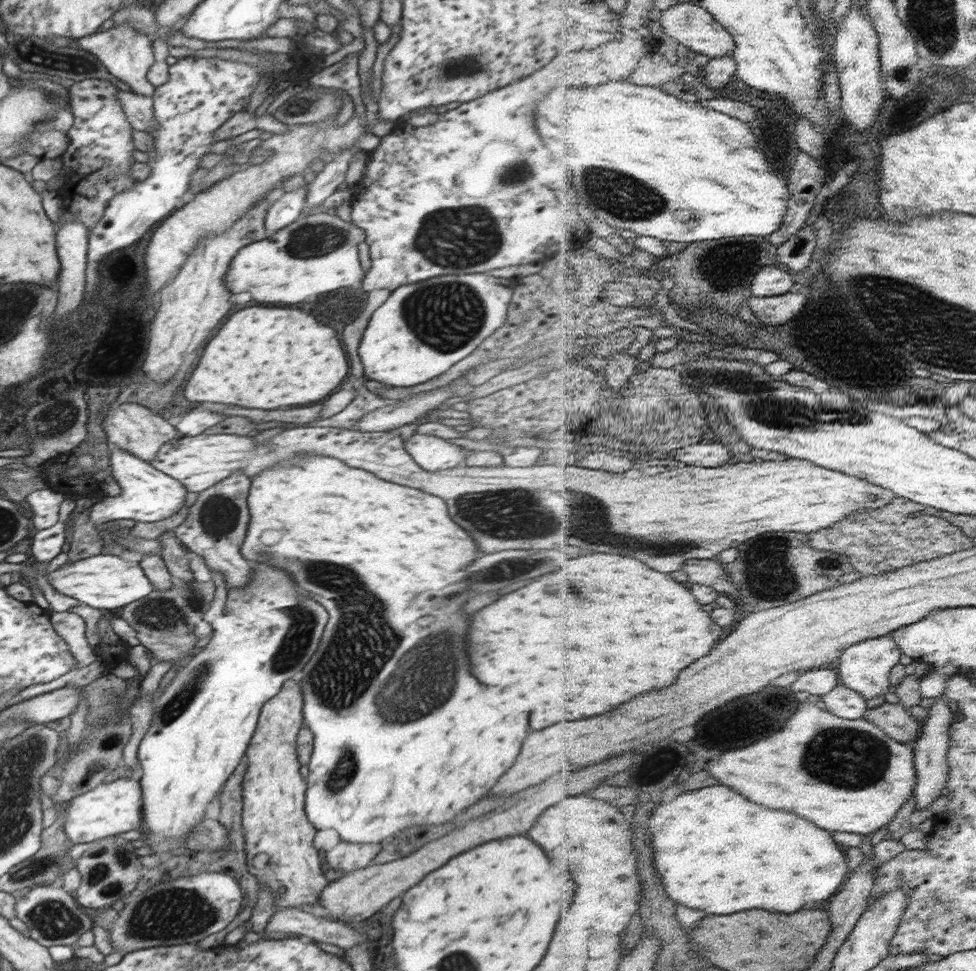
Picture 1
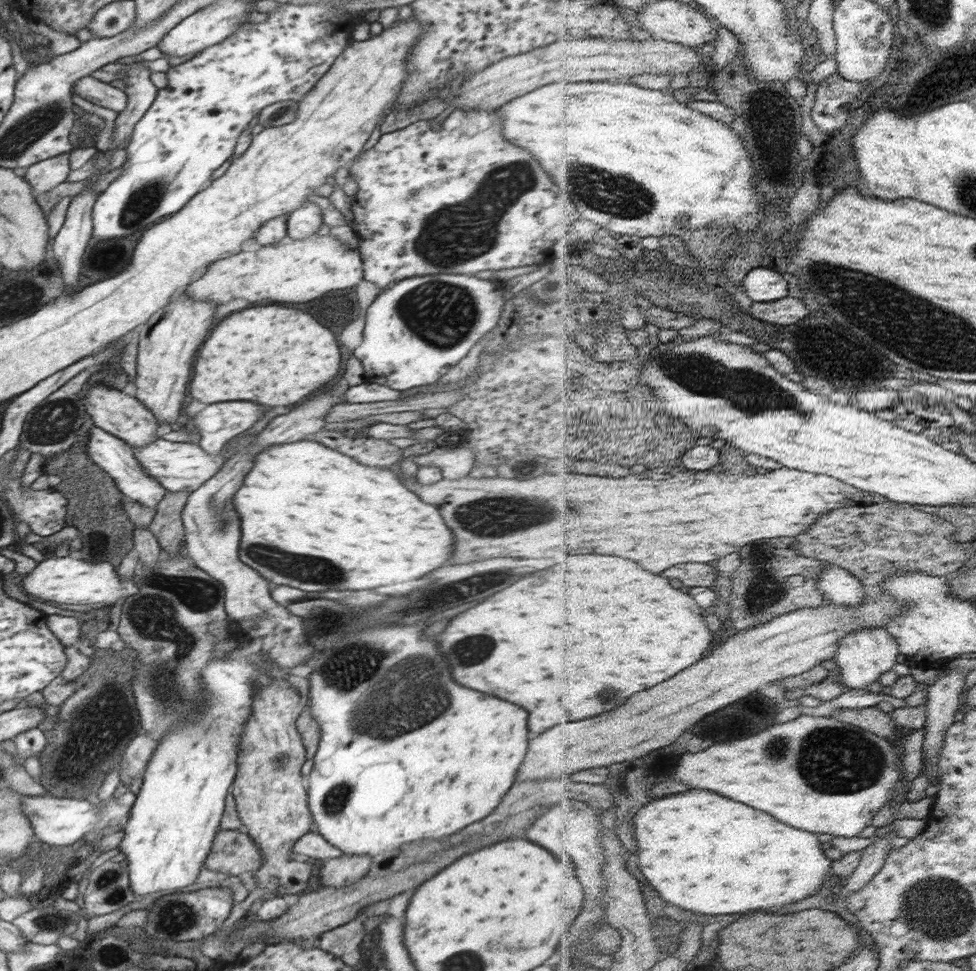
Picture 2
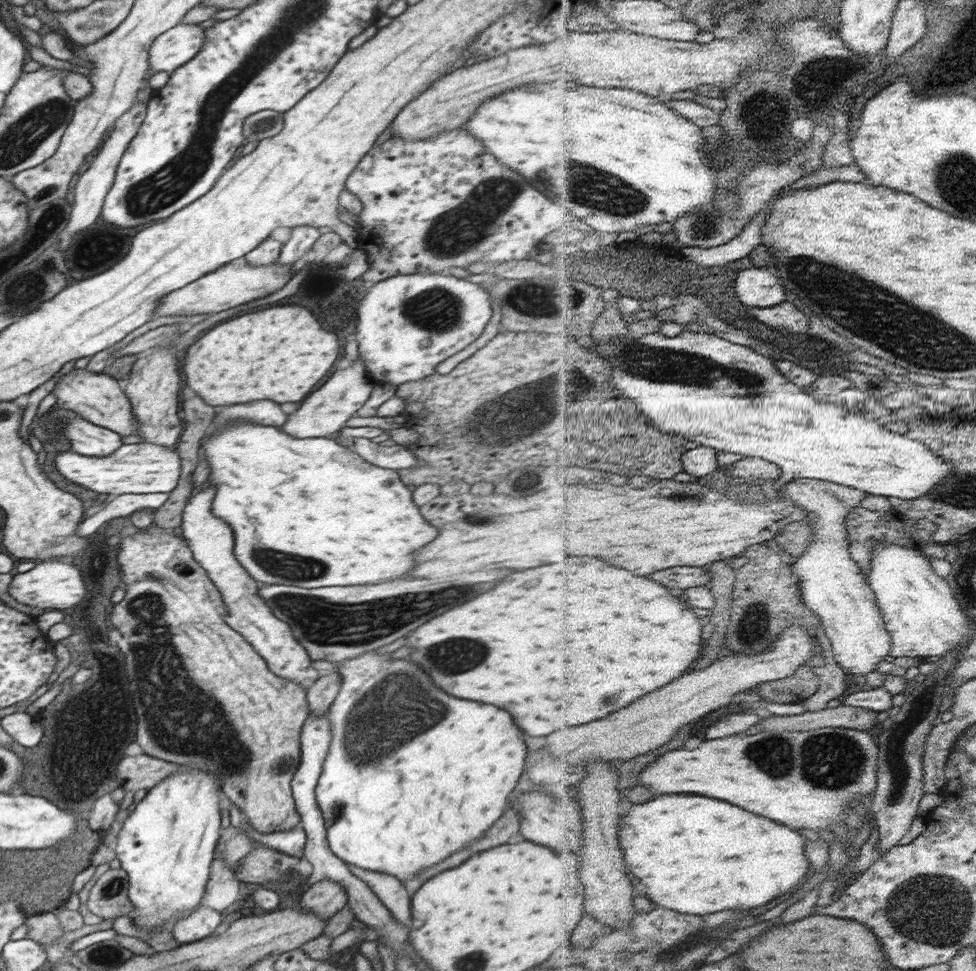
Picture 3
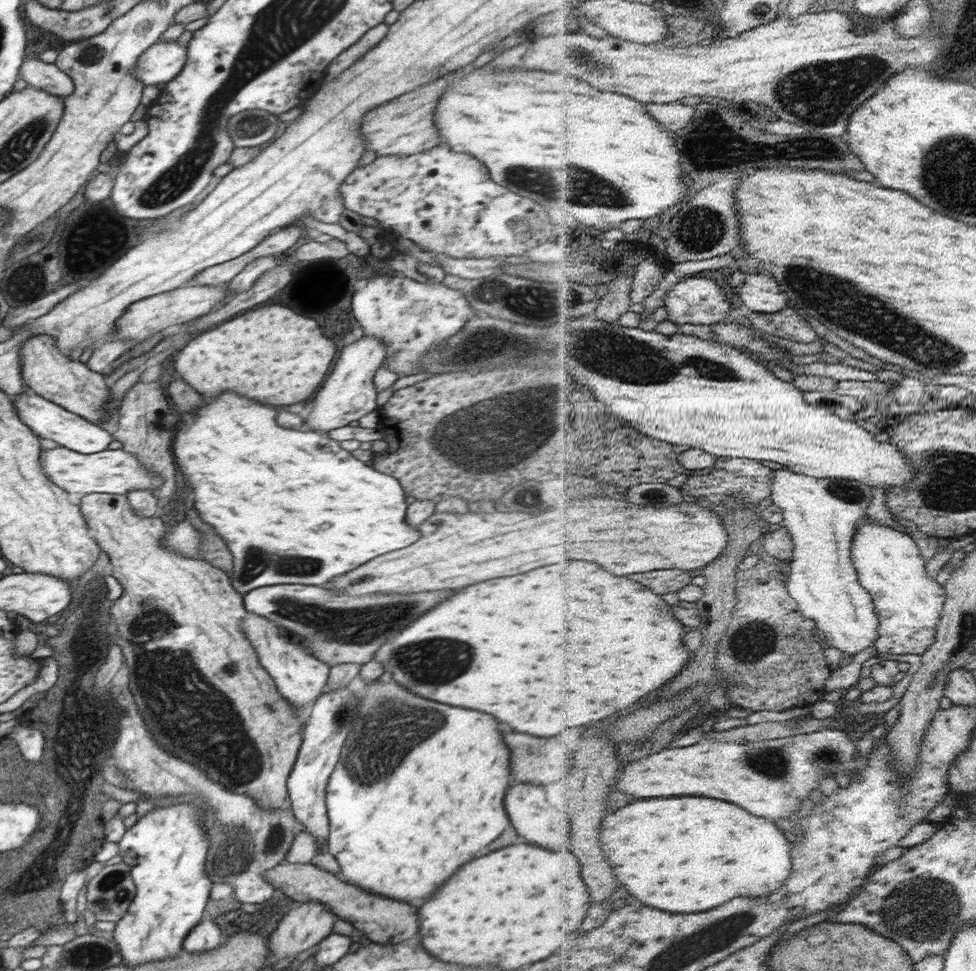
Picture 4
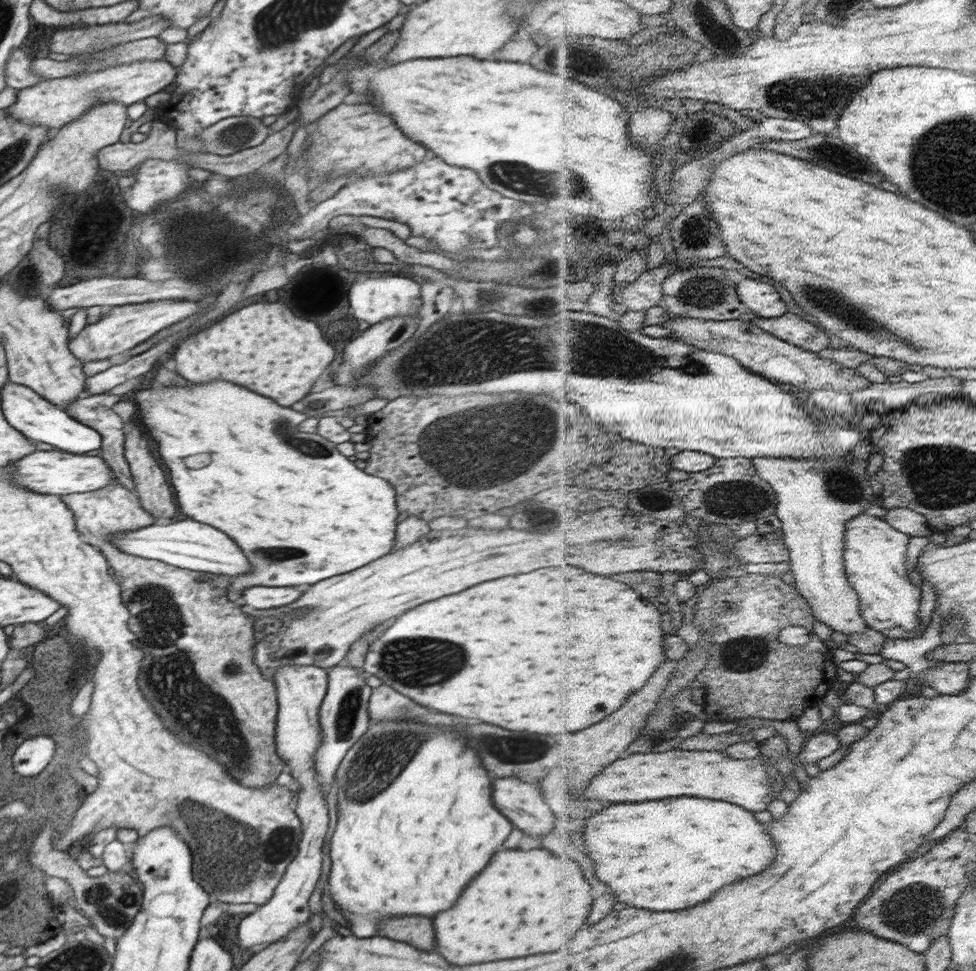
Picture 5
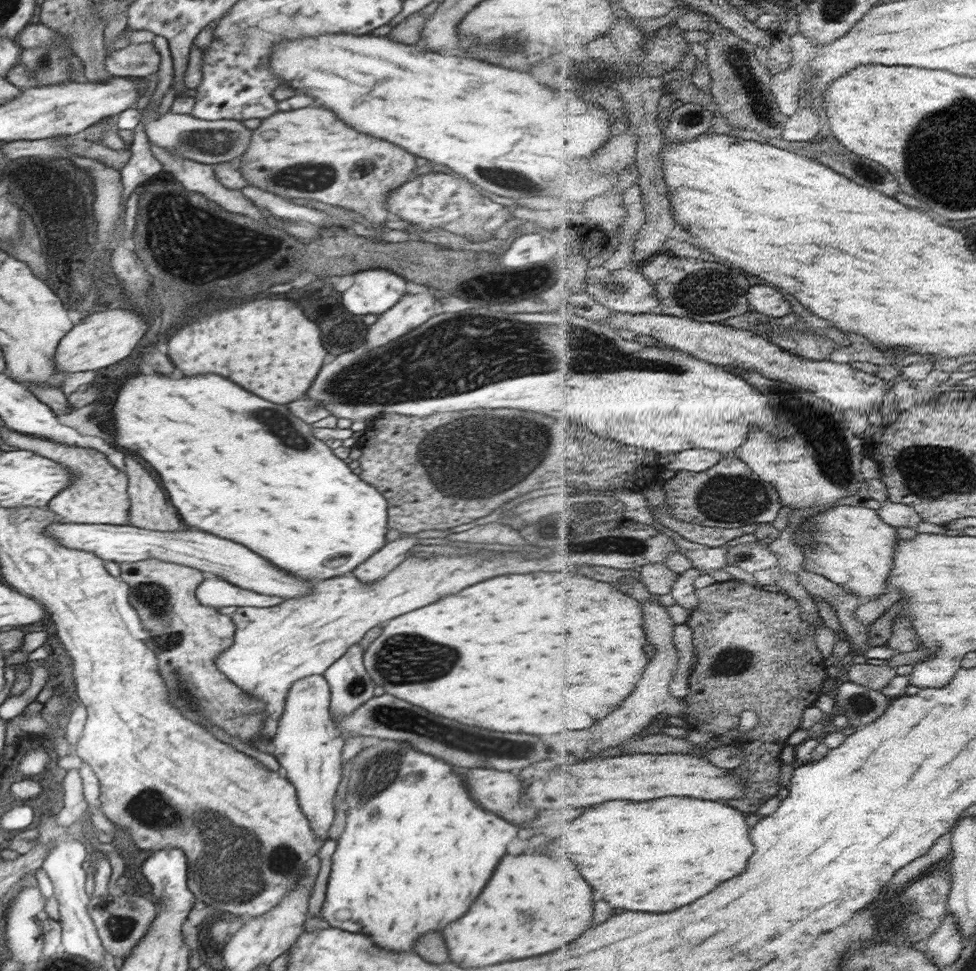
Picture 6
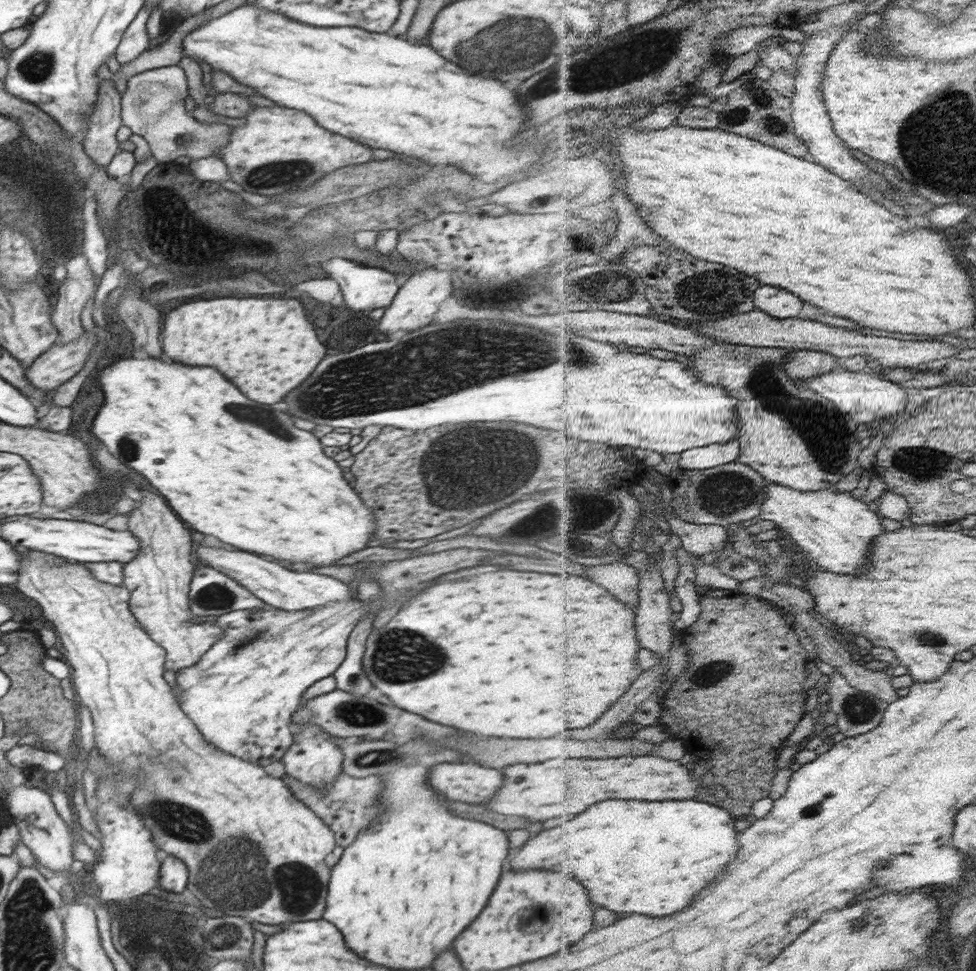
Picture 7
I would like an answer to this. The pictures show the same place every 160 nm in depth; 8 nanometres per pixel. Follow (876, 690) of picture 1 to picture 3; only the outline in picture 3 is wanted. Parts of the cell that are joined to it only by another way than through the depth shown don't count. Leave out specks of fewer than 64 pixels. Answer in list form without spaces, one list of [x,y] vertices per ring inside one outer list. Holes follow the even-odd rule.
[[[798,479],[787,484],[787,495],[803,506],[808,512],[808,520],[815,528],[815,539],[810,548],[798,559],[796,571],[801,580],[806,604],[823,620],[827,636],[830,638],[838,664],[853,676],[867,674],[876,670],[880,662],[893,652],[893,633],[887,628],[885,612],[882,610],[877,592],[854,558],[851,548],[851,534],[848,526],[849,516],[862,506],[869,494],[859,488],[846,486],[826,480]]]

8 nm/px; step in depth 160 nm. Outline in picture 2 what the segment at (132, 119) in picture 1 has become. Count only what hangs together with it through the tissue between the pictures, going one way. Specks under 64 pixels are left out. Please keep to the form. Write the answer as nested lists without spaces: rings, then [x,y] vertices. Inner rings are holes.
[[[91,75],[77,80],[73,86],[73,92],[88,102],[107,106],[110,110],[115,110],[118,113],[122,112],[127,105],[125,92],[111,86],[110,83],[99,81]]]

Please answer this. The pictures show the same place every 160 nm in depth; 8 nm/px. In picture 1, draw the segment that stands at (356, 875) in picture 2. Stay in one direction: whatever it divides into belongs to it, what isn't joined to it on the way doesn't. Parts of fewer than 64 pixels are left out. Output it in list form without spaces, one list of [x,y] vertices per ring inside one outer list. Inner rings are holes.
[[[340,841],[337,846],[327,852],[326,862],[334,870],[352,872],[366,868],[381,851],[380,844],[359,844]]]

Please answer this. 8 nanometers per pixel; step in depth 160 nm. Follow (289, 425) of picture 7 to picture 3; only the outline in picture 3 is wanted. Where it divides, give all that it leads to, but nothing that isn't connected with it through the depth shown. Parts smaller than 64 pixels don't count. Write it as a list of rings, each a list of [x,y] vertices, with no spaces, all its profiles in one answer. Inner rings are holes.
[[[234,422],[228,424],[219,431],[211,435],[205,435],[201,441],[201,456],[210,467],[208,484],[215,488],[215,495],[211,504],[213,515],[225,520],[234,533],[233,553],[236,560],[246,569],[246,572],[260,584],[286,584],[286,586],[296,586],[300,588],[320,588],[326,586],[356,586],[356,584],[376,584],[388,578],[396,578],[404,572],[408,572],[414,562],[412,562],[412,552],[422,548],[424,544],[432,542],[438,534],[436,528],[430,526],[418,508],[412,504],[412,492],[400,480],[396,470],[382,470],[376,468],[368,462],[364,462],[362,457],[340,440],[328,439],[325,437],[302,438],[296,440],[292,436],[286,436],[286,432],[270,426],[260,426],[260,424],[244,424],[244,422]]]

